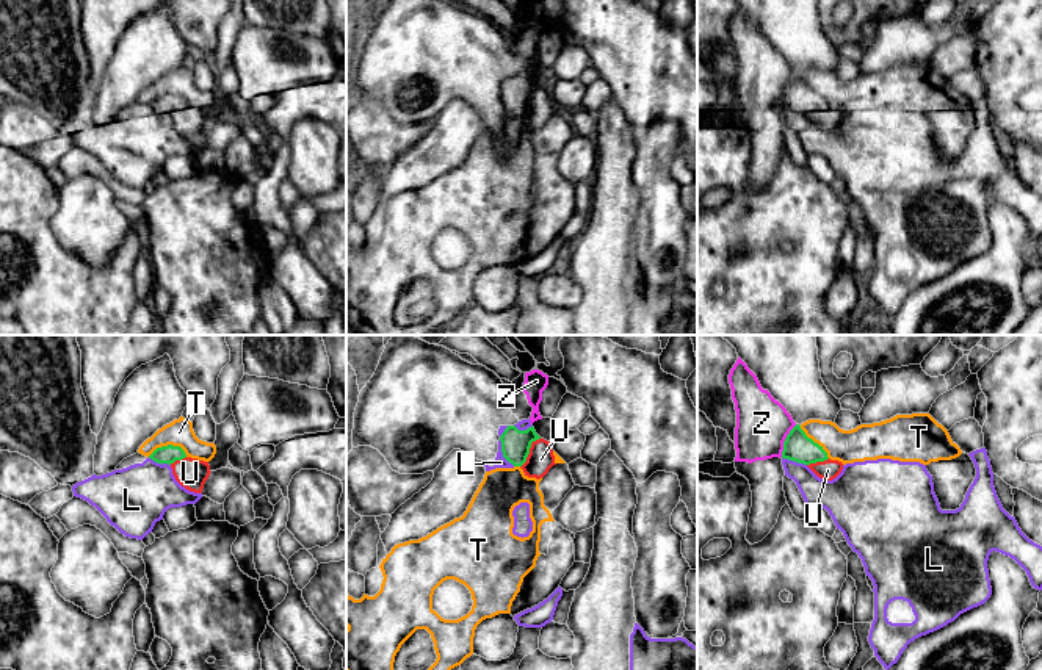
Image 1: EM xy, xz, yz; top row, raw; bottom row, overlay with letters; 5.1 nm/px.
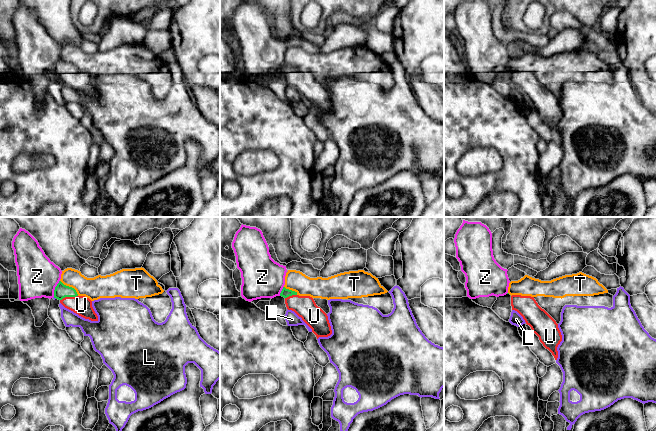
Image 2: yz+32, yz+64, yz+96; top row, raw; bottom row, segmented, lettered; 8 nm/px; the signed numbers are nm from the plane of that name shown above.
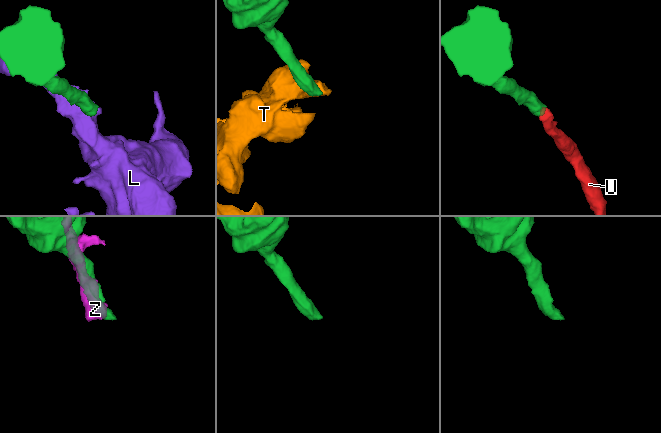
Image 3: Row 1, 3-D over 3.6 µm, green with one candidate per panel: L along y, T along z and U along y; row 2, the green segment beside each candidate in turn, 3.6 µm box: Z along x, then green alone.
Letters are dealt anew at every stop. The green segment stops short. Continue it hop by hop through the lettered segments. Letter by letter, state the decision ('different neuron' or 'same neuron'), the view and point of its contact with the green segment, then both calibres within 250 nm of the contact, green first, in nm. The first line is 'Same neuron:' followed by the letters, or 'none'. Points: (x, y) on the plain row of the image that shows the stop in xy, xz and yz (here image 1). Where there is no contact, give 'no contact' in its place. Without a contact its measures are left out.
Same neuron: U
L: different neuron | xz (503, 104) | 150/60 nm
T: different neuron | xy (168, 94) | 100/140 nm
U: same neuron | xz (528, 100) | 150/140 nm
Z: different neuron | yz (784, 91) | 150/280 nm

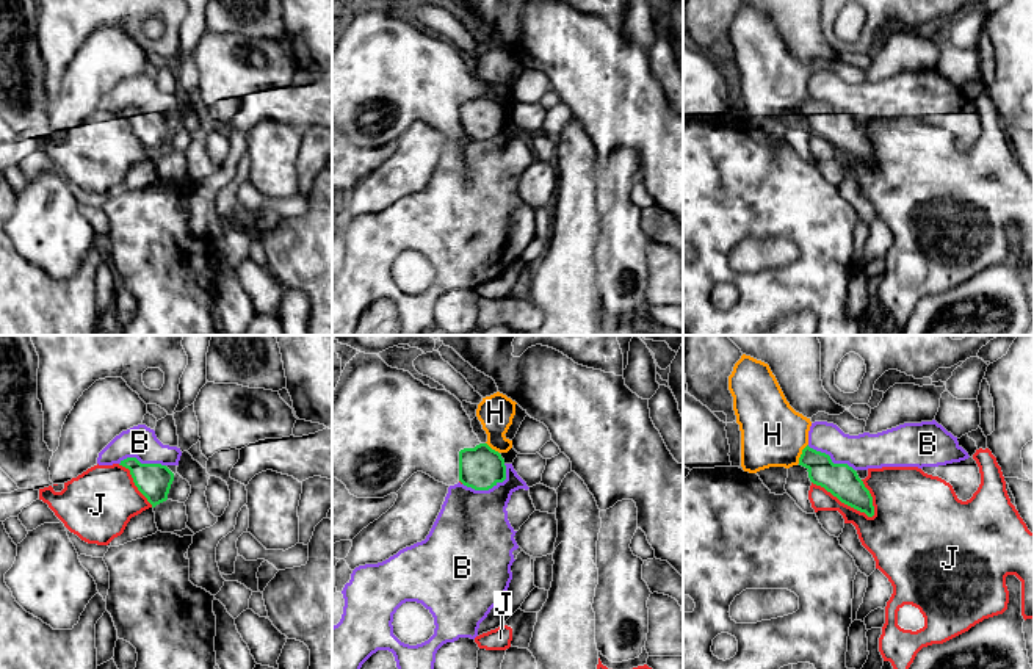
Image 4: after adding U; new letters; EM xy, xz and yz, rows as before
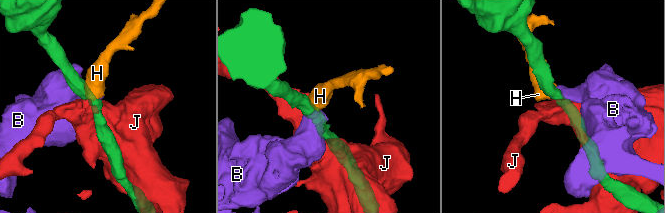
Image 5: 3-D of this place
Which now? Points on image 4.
Same neuron: none
B: different neuron | xz (489, 137) | 220/400 nm
H: different neuron | yz (802, 102) | 170/340 nm
J: different neuron | yz (843, 151) | 170/200 nm

